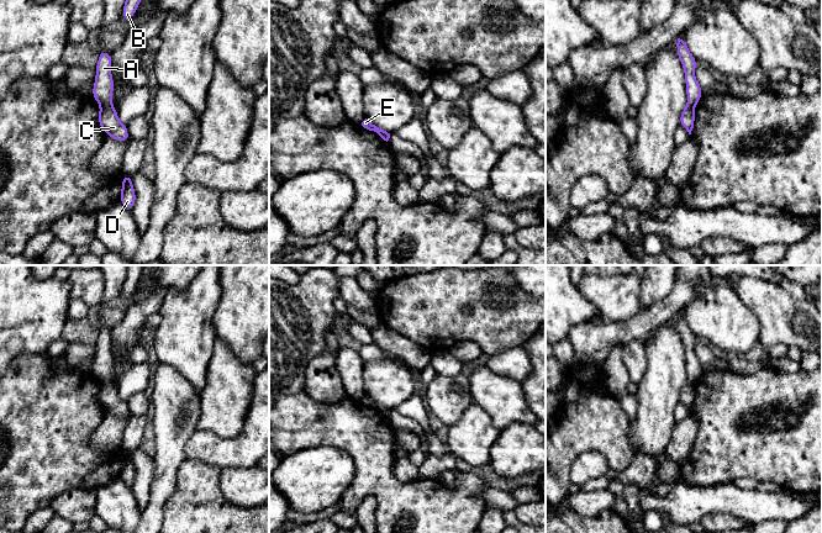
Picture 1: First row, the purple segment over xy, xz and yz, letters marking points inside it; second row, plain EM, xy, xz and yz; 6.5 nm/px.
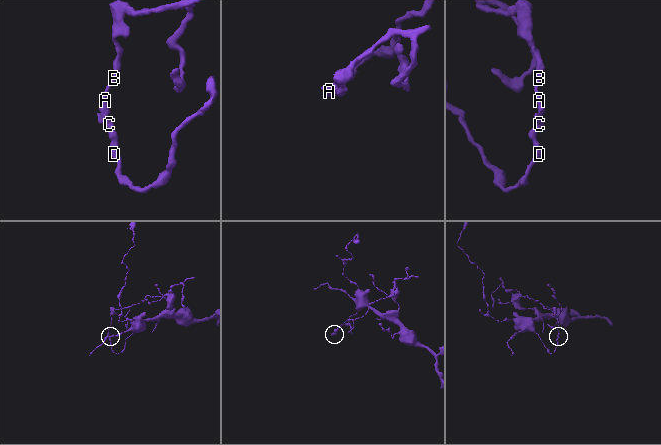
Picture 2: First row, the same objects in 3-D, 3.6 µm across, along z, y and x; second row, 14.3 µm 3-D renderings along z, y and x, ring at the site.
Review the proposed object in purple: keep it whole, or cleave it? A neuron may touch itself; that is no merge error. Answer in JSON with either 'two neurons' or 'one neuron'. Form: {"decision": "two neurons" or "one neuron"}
{"decision": "two neurons"}

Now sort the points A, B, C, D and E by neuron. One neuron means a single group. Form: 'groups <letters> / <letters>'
groups A B / C D E

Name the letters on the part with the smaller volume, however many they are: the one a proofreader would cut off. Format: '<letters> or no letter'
A, B

